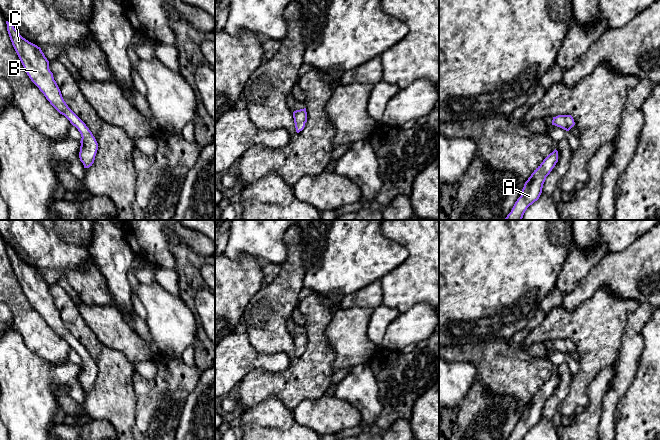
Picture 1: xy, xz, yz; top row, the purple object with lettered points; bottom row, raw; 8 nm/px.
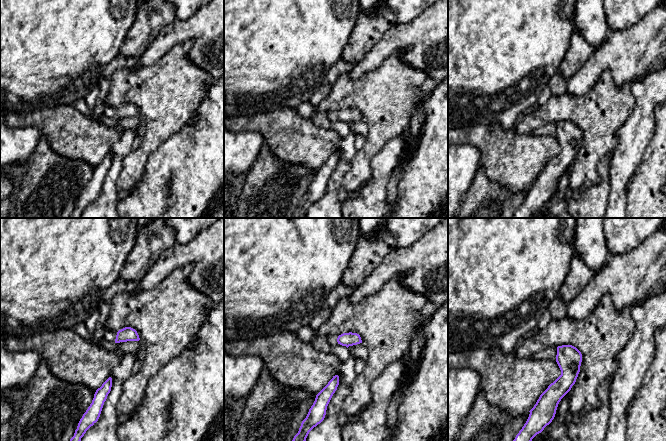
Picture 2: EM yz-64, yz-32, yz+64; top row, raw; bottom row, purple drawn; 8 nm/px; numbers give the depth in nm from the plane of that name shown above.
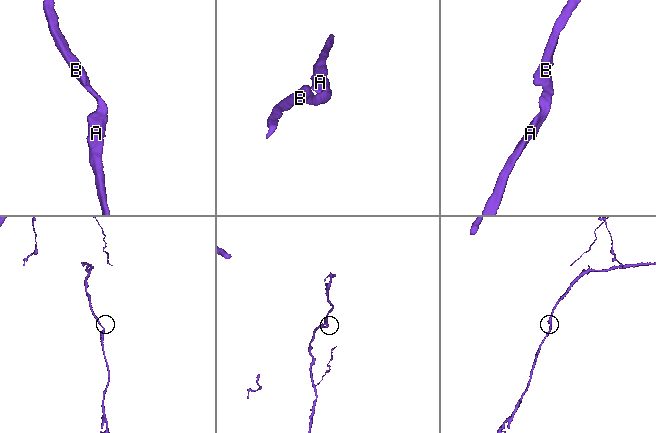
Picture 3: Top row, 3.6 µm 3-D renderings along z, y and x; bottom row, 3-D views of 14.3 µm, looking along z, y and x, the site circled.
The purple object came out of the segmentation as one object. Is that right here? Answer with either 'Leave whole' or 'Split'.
Split

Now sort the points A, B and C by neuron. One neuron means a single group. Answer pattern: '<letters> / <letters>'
A / B C

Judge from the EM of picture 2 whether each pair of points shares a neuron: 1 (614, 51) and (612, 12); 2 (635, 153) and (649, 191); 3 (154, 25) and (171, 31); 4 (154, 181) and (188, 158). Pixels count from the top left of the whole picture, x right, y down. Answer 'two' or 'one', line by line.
1: two
2: two
3: two
4: one

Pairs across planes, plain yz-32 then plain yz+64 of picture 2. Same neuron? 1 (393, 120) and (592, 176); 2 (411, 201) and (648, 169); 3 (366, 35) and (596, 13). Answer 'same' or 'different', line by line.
1: same
2: same
3: different

